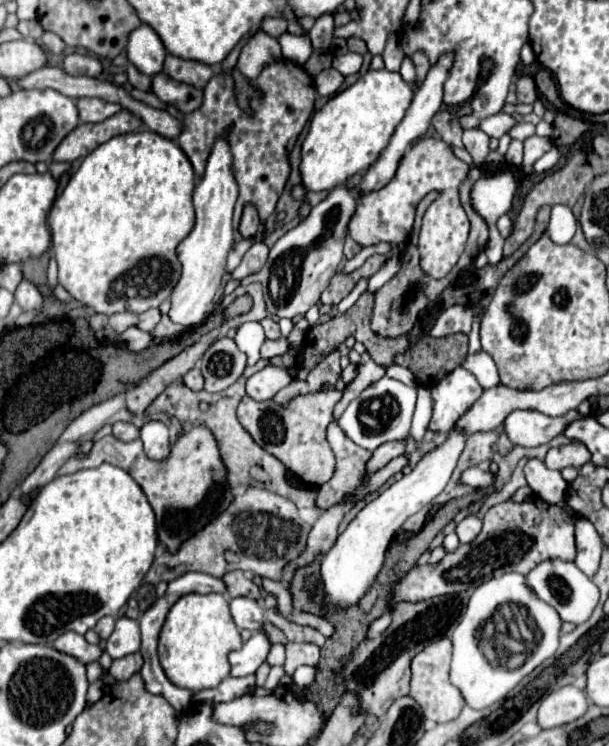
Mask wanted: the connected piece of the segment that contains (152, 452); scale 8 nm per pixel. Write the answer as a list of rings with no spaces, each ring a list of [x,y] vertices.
[[[148,421],[140,429],[140,439],[144,443],[144,451],[152,459],[164,459],[170,453],[170,437],[168,427],[162,421]]]

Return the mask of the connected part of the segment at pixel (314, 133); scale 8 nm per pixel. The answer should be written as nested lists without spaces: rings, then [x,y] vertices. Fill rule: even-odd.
[[[386,69],[368,71],[352,87],[336,93],[310,121],[300,151],[302,185],[308,191],[332,191],[352,175],[368,169],[388,145],[412,97],[412,87],[402,81],[400,73]]]

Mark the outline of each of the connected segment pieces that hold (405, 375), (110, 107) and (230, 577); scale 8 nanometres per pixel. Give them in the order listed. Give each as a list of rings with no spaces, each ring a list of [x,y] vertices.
[[[393,364],[389,367],[385,367],[386,376],[402,381],[406,385],[415,385],[416,377],[415,375],[408,369],[400,365]]]
[[[80,99],[78,101],[78,111],[80,111],[80,121],[82,123],[100,123],[114,113],[118,113],[122,107],[118,103],[108,103],[102,99]]]
[[[230,571],[228,575],[222,577],[222,581],[224,581],[231,598],[246,595],[246,597],[252,597],[252,599],[257,601],[263,599],[261,588],[254,581],[246,579],[242,571]]]

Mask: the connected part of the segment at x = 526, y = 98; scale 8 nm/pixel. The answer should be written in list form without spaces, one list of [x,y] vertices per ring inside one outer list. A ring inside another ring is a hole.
[[[520,77],[516,83],[516,97],[518,103],[534,103],[538,99],[536,93],[536,85],[532,81],[532,77]]]

